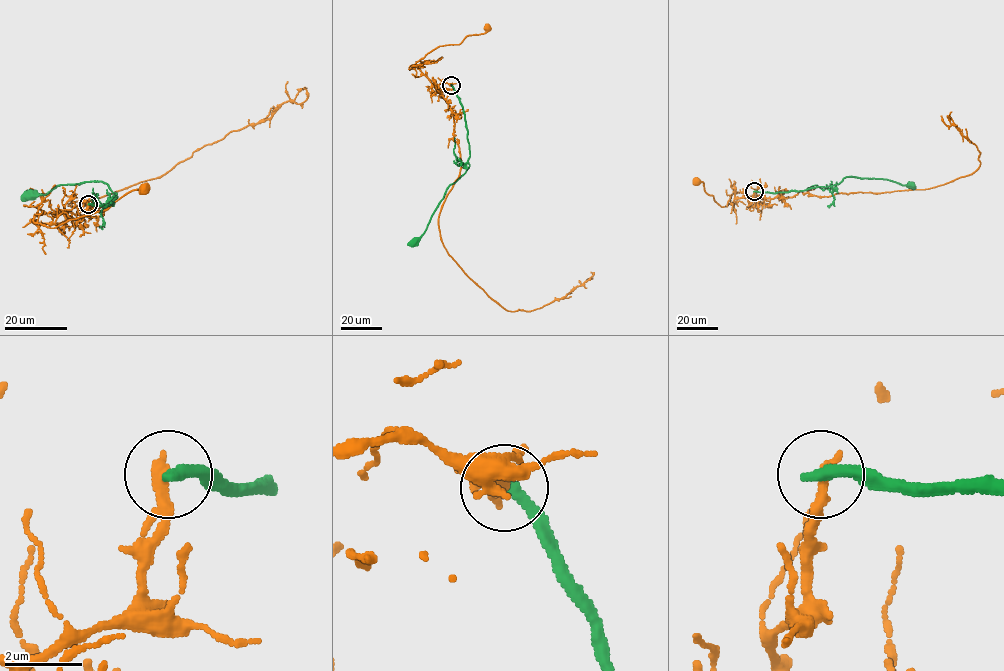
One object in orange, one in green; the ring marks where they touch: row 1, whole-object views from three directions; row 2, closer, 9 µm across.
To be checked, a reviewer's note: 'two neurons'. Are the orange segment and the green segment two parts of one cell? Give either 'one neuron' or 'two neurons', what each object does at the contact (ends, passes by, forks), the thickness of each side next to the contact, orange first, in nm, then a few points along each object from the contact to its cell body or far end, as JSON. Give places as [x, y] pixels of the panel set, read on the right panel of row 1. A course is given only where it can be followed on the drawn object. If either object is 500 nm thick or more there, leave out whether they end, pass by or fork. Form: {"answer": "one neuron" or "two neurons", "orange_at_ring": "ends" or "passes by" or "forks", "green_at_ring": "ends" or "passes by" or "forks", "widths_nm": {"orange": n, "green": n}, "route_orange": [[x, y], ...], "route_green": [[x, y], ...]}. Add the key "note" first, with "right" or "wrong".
{"note": "right", "answer": "two neurons", "orange_at_ring": "ends", "green_at_ring": "ends", "widths_nm": {"orange": 360, "green": 360}, "route_orange": [[754, 191], [753, 200], [755, 198], [736, 198], [721, 206], [705, 191], [702, 182], [696, 182]], "route_green": [[754, 191], [784, 192], [832, 186], [847, 176], [884, 179], [911, 185]]}

